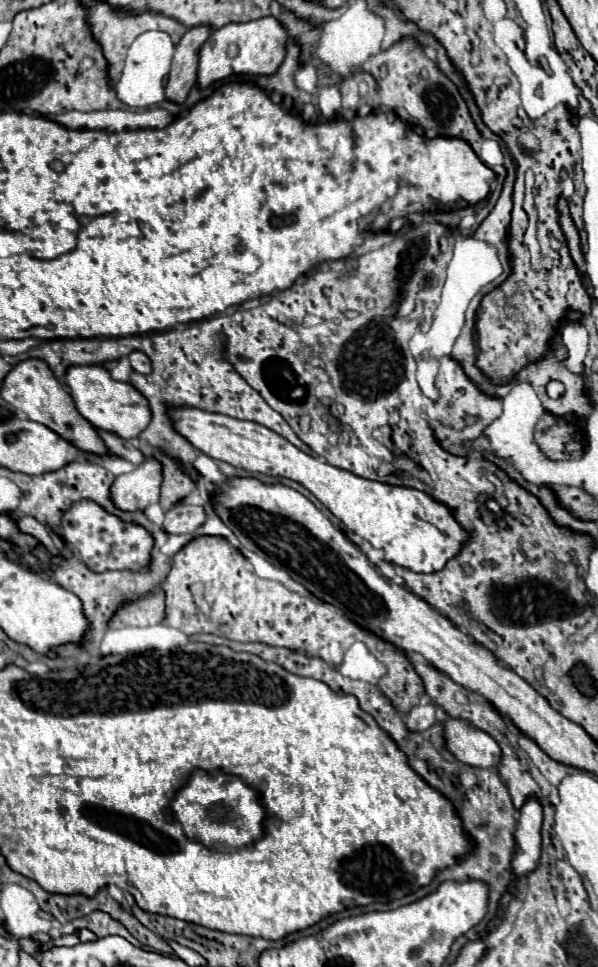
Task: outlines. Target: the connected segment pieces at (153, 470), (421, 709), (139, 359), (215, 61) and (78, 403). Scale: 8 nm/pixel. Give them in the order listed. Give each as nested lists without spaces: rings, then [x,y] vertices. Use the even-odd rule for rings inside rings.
[[[147,458],[133,472],[115,478],[111,484],[111,502],[123,512],[145,510],[159,502],[161,466],[157,460]]]
[[[427,704],[427,706],[415,706],[407,716],[405,716],[405,726],[409,732],[423,732],[429,726],[433,726],[437,722],[435,718],[435,704]]]
[[[133,350],[133,352],[129,354],[129,362],[131,362],[133,370],[139,372],[139,374],[149,374],[149,372],[151,372],[151,362],[149,362],[149,358],[147,358],[143,352],[139,352],[139,350]]]
[[[259,18],[245,24],[227,24],[219,30],[213,30],[207,42],[199,50],[199,70],[197,84],[199,88],[207,88],[213,82],[225,80],[229,76],[271,76],[279,68],[285,56],[287,32],[279,26],[275,18]]]
[[[71,366],[65,374],[65,384],[75,402],[75,408],[97,430],[113,432],[129,440],[129,438],[137,438],[151,420],[147,400],[131,384],[115,382],[103,366]]]

